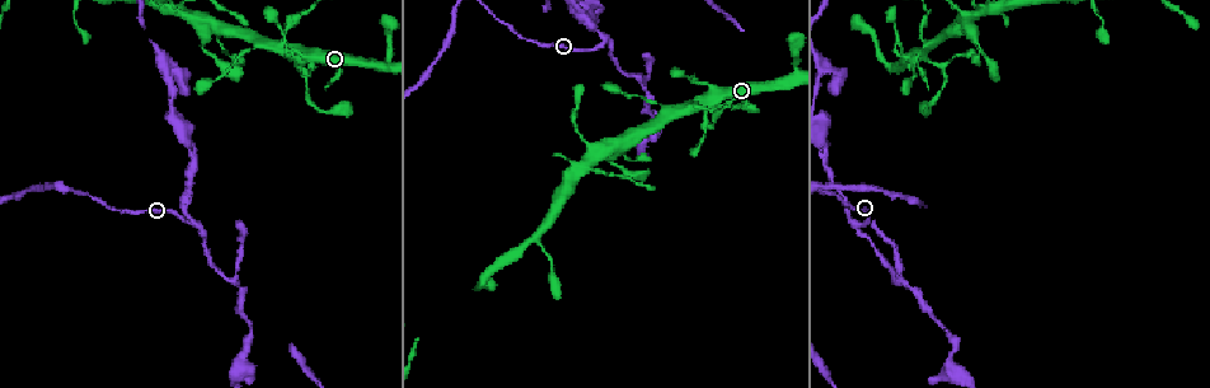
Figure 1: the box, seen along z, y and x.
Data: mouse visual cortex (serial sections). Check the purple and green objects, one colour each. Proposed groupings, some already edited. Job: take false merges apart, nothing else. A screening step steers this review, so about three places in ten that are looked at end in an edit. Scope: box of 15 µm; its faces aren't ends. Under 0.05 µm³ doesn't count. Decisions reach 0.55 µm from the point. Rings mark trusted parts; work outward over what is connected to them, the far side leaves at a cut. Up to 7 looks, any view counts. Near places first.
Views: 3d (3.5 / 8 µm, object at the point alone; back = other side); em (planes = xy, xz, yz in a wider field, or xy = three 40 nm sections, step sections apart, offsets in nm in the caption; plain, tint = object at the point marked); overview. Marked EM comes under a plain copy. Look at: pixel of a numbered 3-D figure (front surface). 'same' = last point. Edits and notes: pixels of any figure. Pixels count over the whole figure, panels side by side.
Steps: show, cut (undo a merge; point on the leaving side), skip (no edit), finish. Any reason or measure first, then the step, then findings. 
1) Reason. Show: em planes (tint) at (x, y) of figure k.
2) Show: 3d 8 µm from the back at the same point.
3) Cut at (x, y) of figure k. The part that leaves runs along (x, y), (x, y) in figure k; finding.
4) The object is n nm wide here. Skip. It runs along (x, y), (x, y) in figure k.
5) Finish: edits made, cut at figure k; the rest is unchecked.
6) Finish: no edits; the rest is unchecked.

Sharp bend. Show: 3d 3.5 µm at (298, 68) of figure 1.

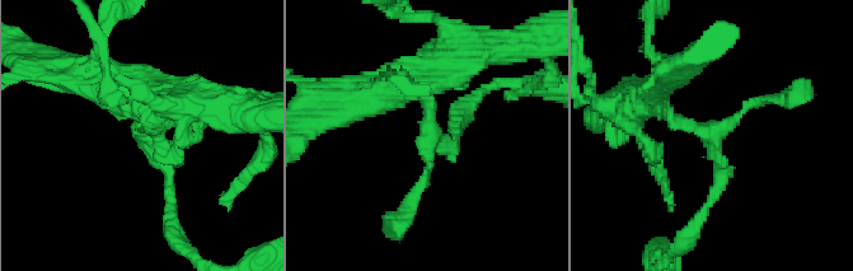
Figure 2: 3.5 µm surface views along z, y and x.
Shape alone is not enough. Show: em planes (tint) at (143, 139) of figure 2.

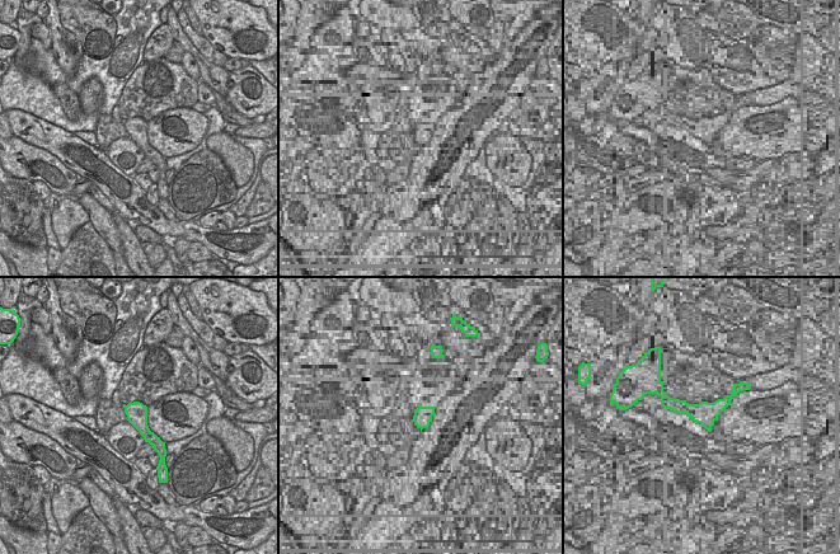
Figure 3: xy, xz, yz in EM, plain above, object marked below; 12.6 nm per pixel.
The object is 280 nm wide here. Skip. It runs along (127, 408), (162, 450) in figure 3; all the same cell.

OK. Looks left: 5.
Three-way junction. Show: 3d 3.5 µm at (606, 40) of figure 1.

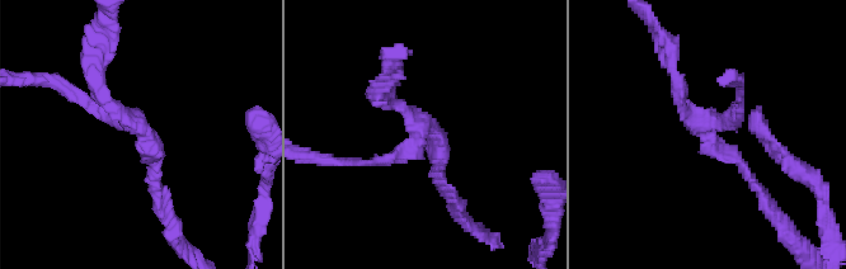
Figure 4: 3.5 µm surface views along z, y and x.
3 arms meet here; the arms are 100, 150, 200 nm wide. Show: em xy step 2 (tint) at (135, 119) of figure 4.

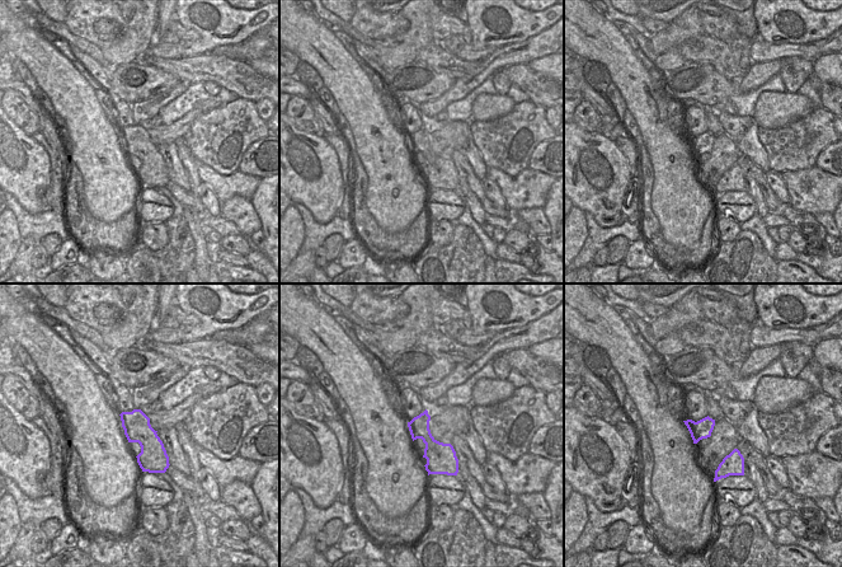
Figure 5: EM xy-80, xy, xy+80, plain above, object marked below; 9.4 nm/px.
Cut at (146, 132) of figure 4. The part that leaves runs along (120, 122), (136, 118), (100, 95), (85, 60) in figure 4; two cells meet here.

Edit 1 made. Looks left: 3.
Side arm on a straight run. Show: 3d 3.5 µm at (981, 12) of figure 1.

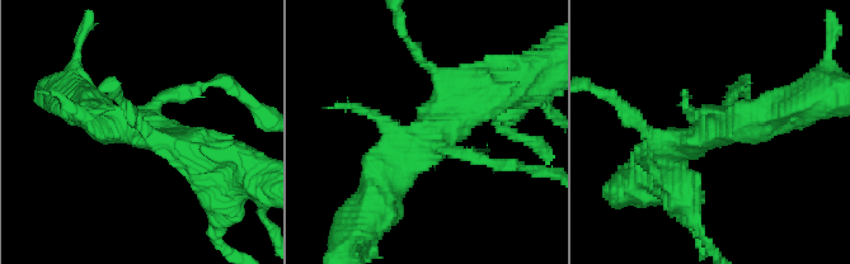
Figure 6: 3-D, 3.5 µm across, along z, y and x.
Now the EM. Show: em xy step 3 (tint) at (426, 139) of figure 6.

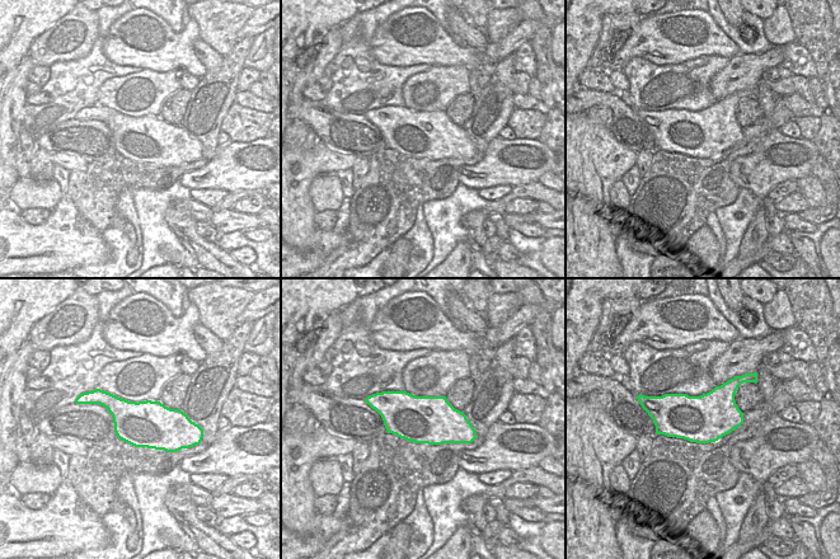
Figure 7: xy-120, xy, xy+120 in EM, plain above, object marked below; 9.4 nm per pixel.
Skip. It runs along (484, 85), (395, 163), (375, 199) in figure 6; one cell here.

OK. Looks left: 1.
Finish: edits made, cut at figure 4; the rest is unchecked.

